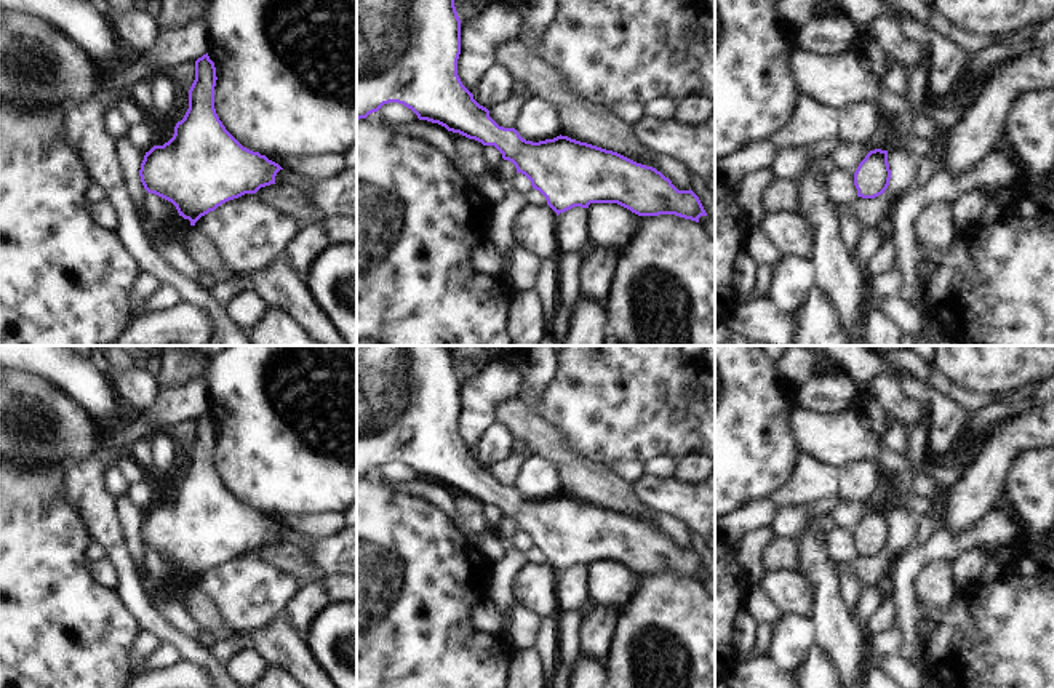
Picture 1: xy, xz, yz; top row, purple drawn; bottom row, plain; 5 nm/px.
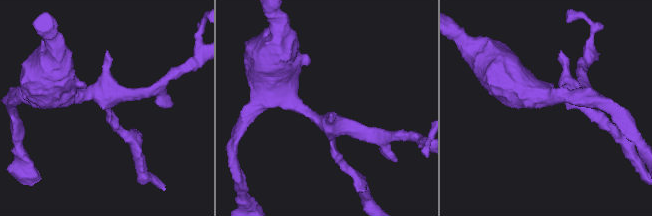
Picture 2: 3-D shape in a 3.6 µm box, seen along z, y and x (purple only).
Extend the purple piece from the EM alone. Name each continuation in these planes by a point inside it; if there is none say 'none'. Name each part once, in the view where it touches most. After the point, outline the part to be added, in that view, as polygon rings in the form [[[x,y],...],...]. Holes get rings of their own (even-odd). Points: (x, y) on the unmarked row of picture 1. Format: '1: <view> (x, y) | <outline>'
none

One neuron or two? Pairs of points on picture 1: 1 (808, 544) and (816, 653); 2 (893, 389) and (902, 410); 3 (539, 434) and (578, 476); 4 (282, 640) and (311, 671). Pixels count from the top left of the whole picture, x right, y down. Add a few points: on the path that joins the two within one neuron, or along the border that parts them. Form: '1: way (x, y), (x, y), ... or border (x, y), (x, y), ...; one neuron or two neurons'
1: border (816, 642), (837, 671); two neurons
2: way (893, 394), (899, 405); one neuron
3: way (549, 444), (570, 466); one neuron
4: way (288, 648), (303, 663); one neuron

